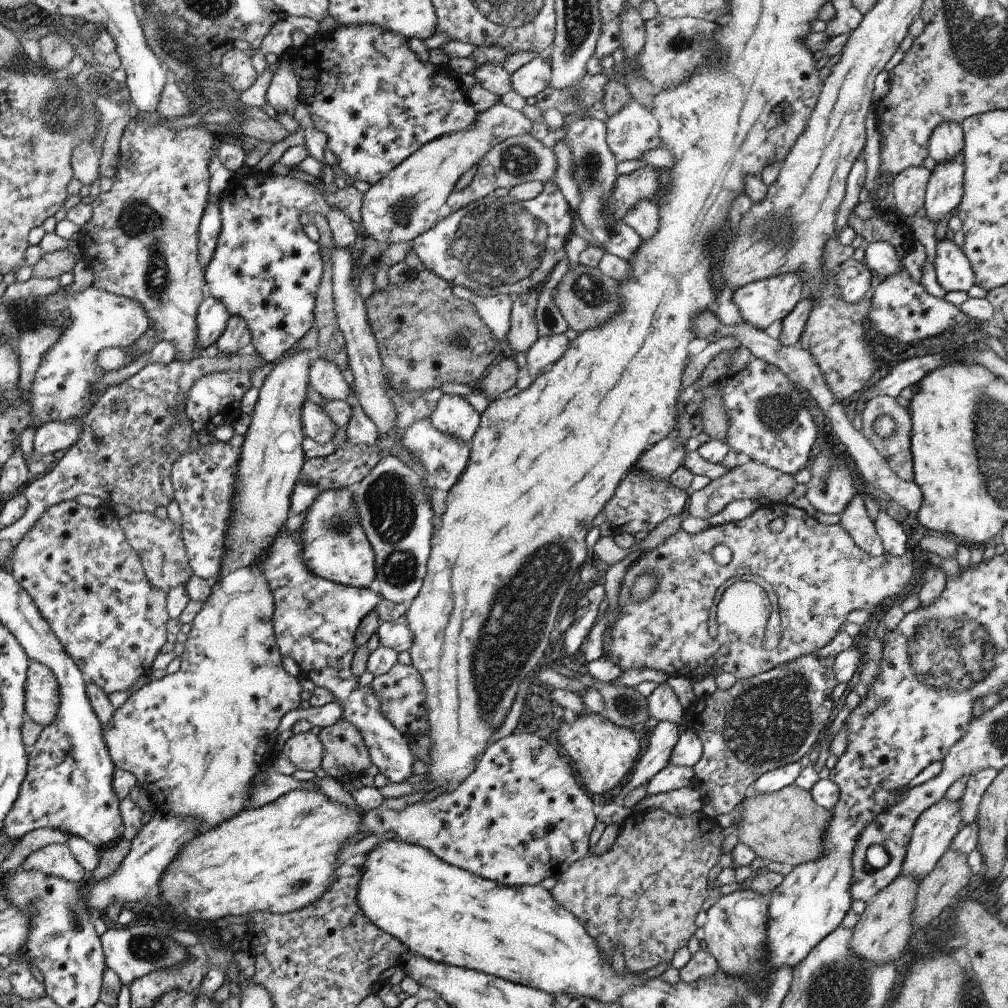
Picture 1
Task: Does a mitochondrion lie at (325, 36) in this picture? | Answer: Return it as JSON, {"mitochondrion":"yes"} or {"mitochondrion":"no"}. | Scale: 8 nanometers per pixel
{"mitochondrion":"no"}

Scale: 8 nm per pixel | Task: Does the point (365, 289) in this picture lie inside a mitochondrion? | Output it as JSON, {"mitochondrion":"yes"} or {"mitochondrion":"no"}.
{"mitochondrion":"no"}

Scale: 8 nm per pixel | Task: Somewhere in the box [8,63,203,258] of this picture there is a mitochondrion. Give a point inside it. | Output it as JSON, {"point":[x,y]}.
{"point":[61,112]}

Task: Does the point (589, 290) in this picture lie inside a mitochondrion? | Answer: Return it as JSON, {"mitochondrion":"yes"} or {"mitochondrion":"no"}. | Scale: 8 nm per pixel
{"mitochondrion":"yes"}

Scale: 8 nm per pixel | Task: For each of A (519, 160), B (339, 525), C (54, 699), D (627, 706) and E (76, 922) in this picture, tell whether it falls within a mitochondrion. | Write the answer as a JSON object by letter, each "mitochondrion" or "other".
{"A":"mitochondrion","B":"mitochondrion","C":"other","D":"mitochondrion","E":"mitochondrion"}

